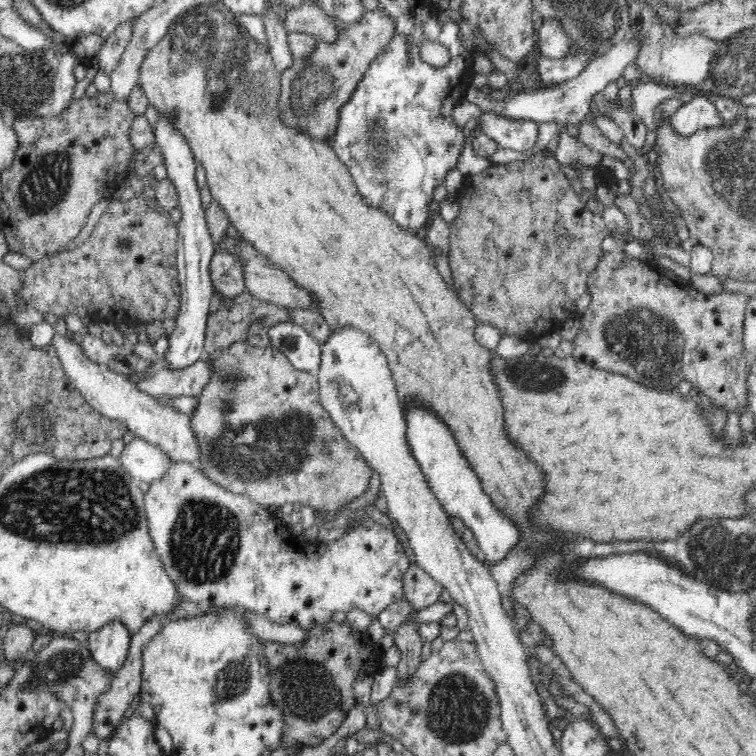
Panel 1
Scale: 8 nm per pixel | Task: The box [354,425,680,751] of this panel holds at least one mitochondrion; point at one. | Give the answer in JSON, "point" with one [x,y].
{"point":[457,710]}

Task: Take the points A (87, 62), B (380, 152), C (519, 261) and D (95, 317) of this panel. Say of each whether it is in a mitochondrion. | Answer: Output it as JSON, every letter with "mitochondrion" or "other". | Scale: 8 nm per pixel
{"A":"other","B":"mitochondrion","C":"mitochondrion","D":"other"}

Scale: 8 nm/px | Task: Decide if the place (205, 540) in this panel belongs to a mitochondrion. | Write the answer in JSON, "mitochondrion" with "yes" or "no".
{"mitochondrion":"yes"}

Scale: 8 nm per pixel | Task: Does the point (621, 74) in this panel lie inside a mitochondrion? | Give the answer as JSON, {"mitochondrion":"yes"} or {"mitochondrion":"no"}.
{"mitochondrion":"no"}

